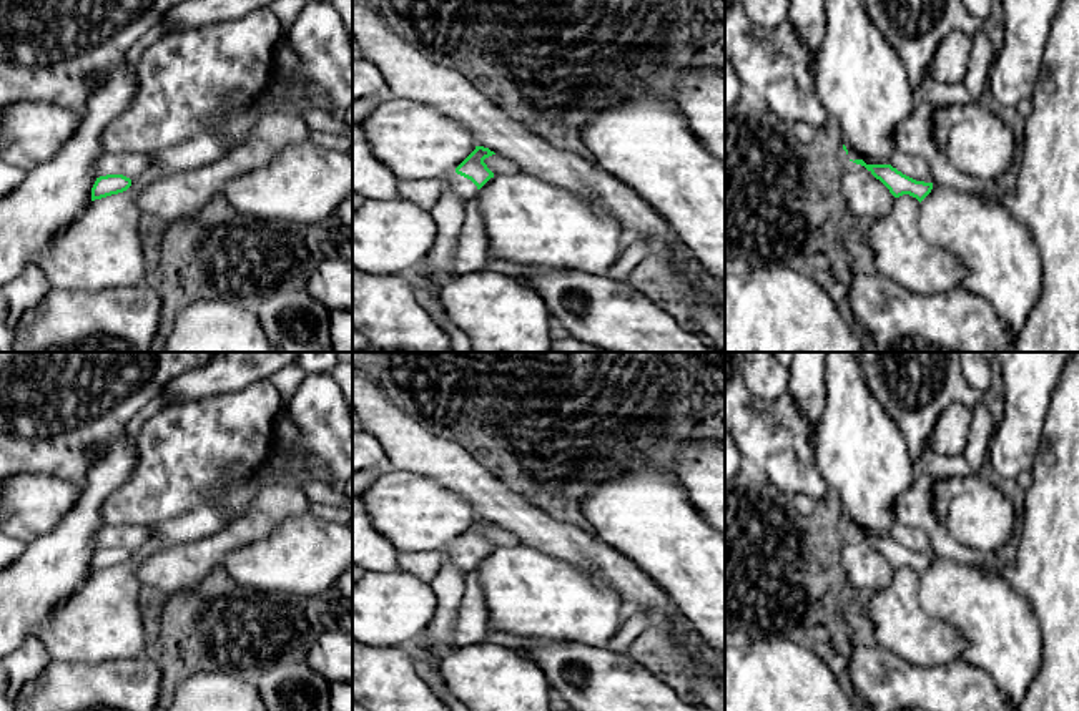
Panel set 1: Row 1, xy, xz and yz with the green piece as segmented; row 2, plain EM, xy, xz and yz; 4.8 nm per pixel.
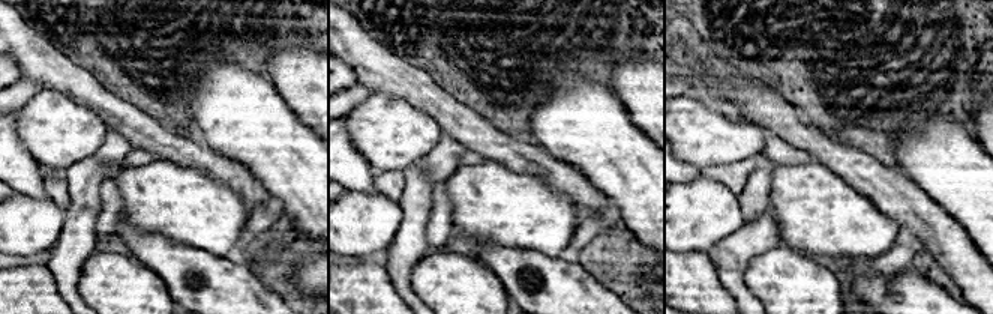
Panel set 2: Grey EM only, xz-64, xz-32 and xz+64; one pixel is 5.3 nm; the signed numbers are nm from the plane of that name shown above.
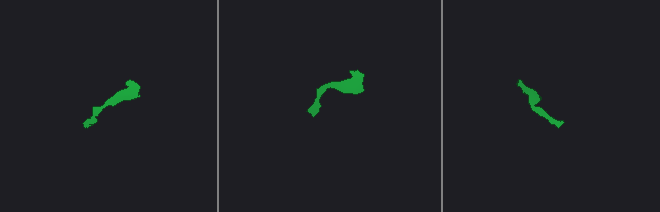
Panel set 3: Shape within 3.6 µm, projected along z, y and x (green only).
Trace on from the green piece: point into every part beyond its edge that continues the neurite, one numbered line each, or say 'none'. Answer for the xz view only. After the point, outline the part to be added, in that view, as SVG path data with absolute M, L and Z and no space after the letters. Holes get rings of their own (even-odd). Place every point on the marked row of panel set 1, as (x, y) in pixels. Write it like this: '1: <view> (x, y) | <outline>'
1: xz (466, 190) | M457 173L449 174L447 188L456 196L459 196L464 203L474 199L479 193L477 186L471 179L464 178Z

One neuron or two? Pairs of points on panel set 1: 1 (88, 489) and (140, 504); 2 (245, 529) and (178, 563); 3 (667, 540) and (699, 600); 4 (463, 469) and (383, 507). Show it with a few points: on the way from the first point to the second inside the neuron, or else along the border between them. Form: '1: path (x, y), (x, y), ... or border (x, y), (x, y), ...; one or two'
1: border (137, 467), (105, 500), (103, 524); two
2: path (228, 540), (195, 560); one
3: path (682, 555), (699, 572), (699, 585); one
4: border (399, 469), (424, 474), (454, 490), (469, 504); two

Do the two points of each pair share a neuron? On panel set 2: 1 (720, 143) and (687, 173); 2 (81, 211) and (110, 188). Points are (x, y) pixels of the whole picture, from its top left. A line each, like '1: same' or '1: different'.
1: different
2: different

